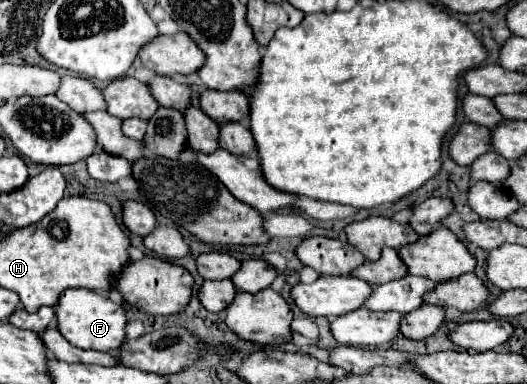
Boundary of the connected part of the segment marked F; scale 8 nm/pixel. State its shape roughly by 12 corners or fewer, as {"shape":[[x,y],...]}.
{"shape":[[67,289],[57,329],[79,349],[113,353],[125,343],[123,305]]}

